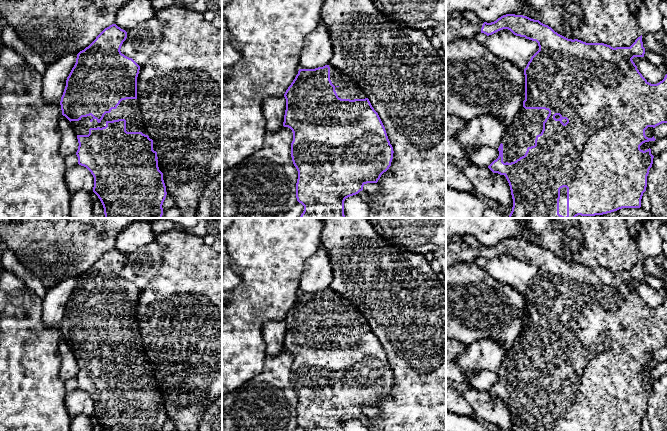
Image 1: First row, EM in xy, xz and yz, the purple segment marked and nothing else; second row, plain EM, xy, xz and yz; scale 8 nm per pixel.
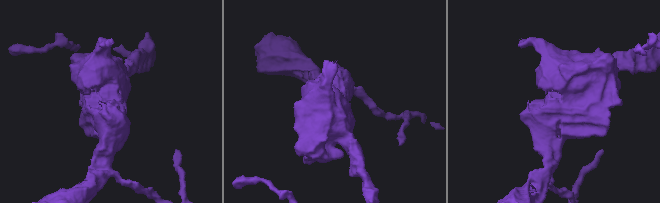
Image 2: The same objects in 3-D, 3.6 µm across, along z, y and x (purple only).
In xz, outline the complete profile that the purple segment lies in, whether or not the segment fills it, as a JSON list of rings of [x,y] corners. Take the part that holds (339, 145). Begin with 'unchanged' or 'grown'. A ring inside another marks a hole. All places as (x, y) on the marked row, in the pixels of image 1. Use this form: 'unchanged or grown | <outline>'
unchanged | [[[329,65],[315,69],[299,69],[284,97],[286,110],[283,126],[293,132],[291,157],[298,171],[296,198],[304,206],[299,218],[345,218],[345,199],[358,194],[365,184],[377,183],[391,166],[394,151],[378,113],[368,98],[339,98],[330,80]]]

